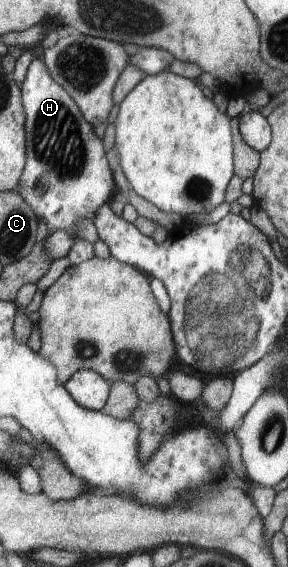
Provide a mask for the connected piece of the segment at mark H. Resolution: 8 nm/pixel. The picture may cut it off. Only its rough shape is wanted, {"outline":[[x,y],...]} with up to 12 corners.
{"outline":[[36,59],[23,87],[29,159],[18,190],[74,234],[114,192],[104,140]]}

